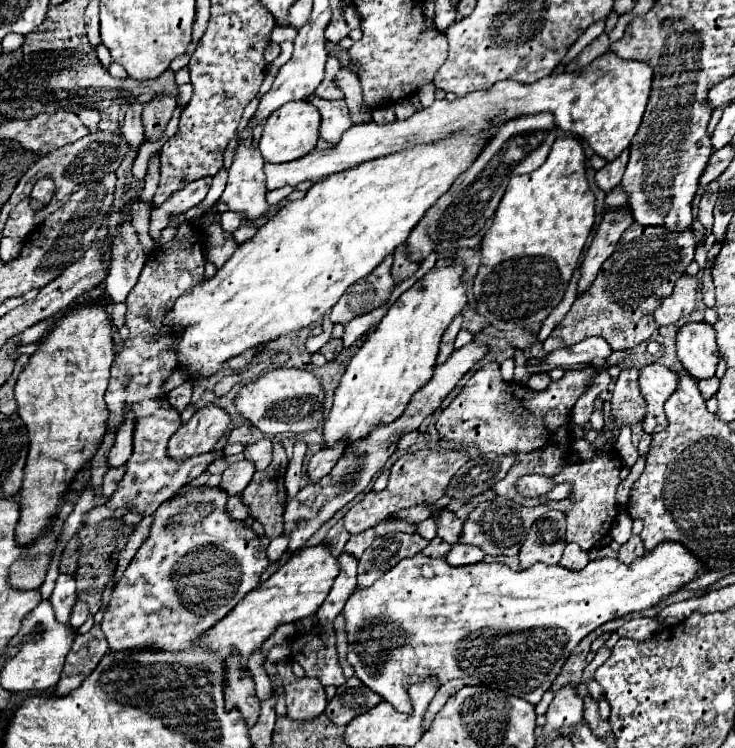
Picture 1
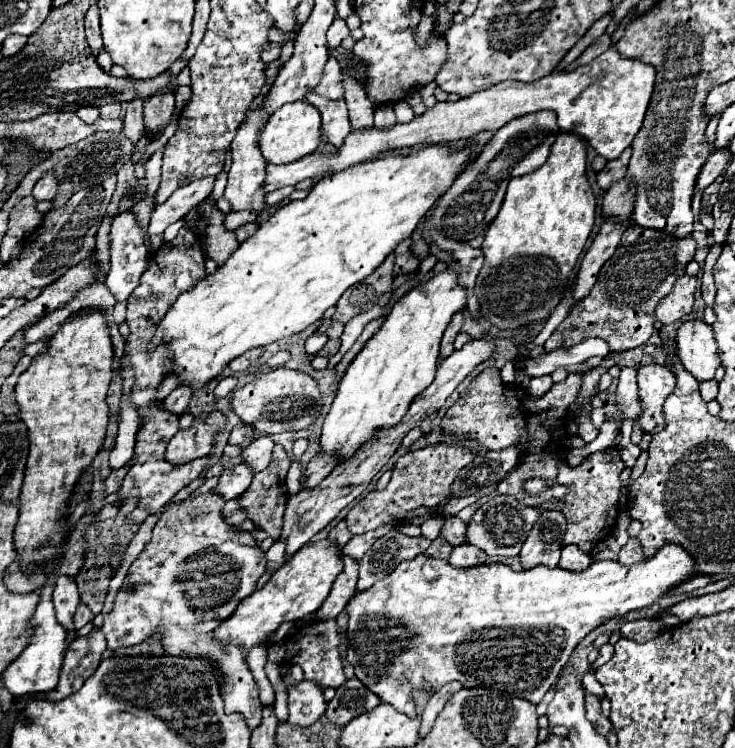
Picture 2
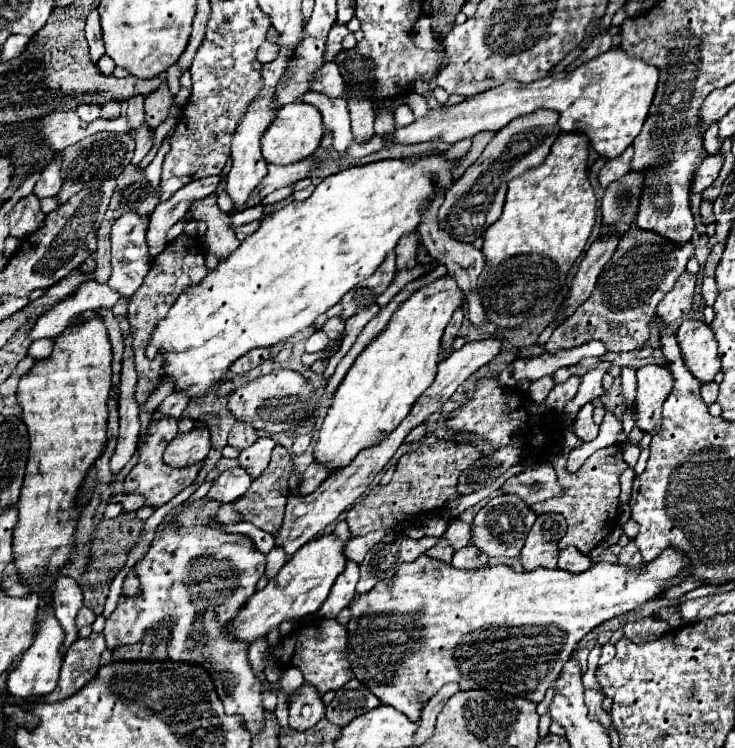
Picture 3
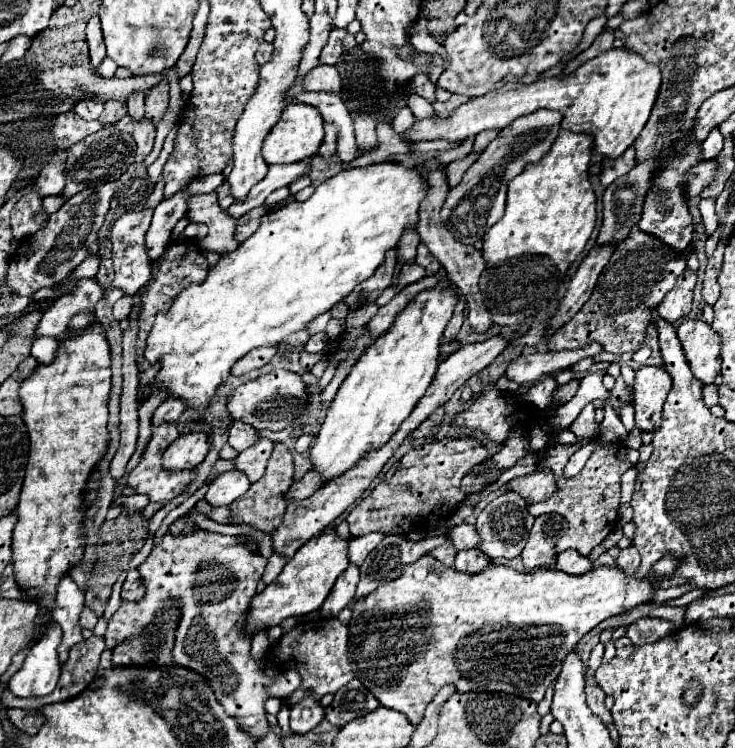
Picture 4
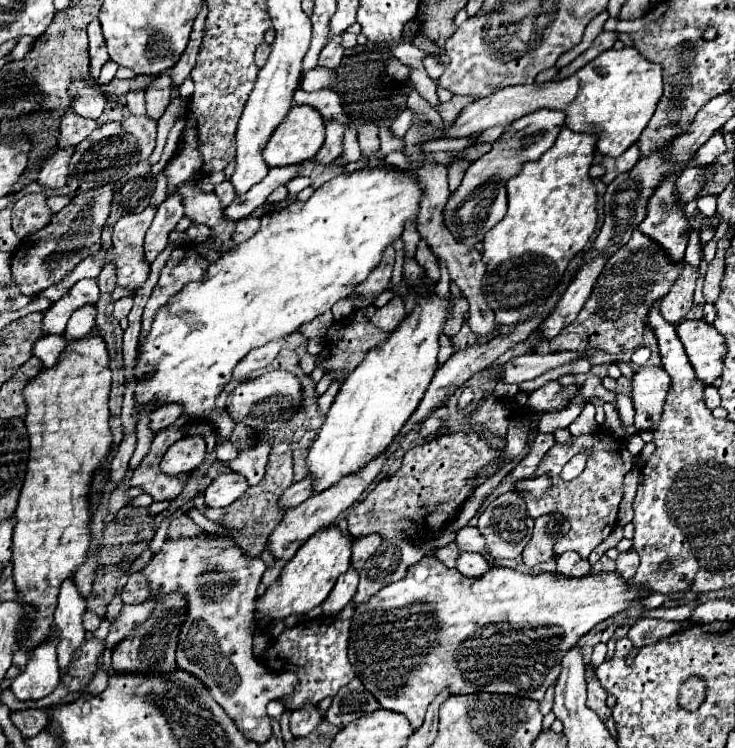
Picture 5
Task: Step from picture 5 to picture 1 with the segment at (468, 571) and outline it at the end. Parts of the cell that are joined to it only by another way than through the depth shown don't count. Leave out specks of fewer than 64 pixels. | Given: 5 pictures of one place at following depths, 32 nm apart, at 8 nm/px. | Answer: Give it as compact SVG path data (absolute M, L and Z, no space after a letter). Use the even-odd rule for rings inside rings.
M454 544L446 554L446 562L452 566L476 564L476 562L482 562L482 558L484 558L484 552L480 552L480 548L468 548L464 544Z

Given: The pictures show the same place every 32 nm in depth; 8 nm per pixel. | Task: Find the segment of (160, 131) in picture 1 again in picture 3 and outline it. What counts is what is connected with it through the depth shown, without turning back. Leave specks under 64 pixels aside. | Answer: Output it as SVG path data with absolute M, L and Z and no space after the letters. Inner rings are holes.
M160 86L158 90L154 90L148 98L146 98L146 124L156 130L170 114L170 108L172 108L172 94L168 90L168 86Z

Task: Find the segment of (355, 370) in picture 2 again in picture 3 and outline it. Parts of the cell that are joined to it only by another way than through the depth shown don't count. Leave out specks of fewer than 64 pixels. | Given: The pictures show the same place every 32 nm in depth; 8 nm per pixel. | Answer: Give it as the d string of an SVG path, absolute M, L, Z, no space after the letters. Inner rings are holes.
M444 274L416 290L396 308L386 328L362 350L340 382L314 448L318 462L326 464L330 472L344 468L362 448L378 444L404 420L418 396L432 384L444 328L462 304L464 292L460 292L452 276Z

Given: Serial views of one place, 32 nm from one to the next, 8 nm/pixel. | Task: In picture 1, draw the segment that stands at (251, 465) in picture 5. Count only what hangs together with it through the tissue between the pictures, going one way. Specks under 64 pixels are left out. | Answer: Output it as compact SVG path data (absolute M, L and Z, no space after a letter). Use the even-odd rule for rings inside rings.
M270 438L256 440L244 450L244 456L254 462L256 470L264 470L272 462L272 440Z

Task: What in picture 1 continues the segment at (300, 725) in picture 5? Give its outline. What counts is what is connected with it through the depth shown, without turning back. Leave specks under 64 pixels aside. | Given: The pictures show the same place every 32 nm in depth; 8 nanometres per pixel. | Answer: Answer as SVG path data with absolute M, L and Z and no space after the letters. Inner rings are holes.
M286 660L278 662L276 668L278 668L278 676L284 684L286 708L288 708L290 718L312 720L326 710L328 698L326 698L324 686L318 680L312 680L308 676L296 678L292 674L290 662L286 662Z

